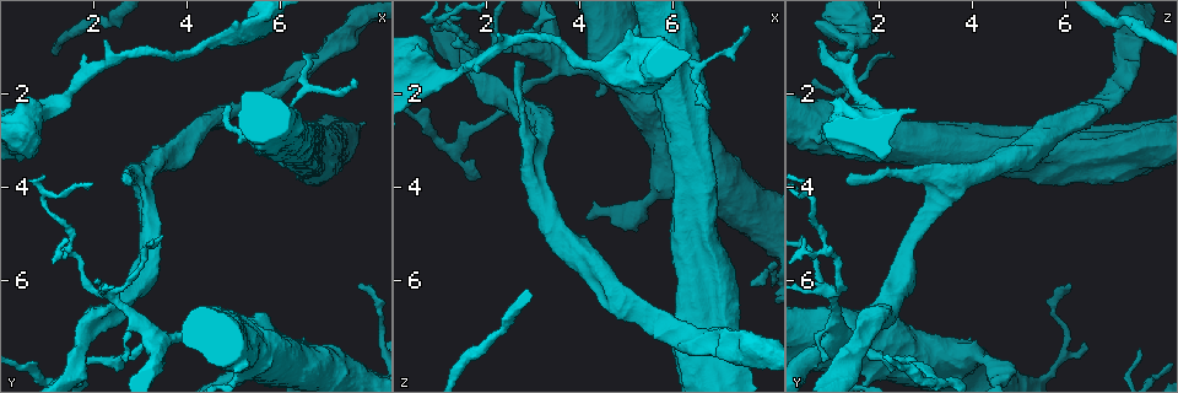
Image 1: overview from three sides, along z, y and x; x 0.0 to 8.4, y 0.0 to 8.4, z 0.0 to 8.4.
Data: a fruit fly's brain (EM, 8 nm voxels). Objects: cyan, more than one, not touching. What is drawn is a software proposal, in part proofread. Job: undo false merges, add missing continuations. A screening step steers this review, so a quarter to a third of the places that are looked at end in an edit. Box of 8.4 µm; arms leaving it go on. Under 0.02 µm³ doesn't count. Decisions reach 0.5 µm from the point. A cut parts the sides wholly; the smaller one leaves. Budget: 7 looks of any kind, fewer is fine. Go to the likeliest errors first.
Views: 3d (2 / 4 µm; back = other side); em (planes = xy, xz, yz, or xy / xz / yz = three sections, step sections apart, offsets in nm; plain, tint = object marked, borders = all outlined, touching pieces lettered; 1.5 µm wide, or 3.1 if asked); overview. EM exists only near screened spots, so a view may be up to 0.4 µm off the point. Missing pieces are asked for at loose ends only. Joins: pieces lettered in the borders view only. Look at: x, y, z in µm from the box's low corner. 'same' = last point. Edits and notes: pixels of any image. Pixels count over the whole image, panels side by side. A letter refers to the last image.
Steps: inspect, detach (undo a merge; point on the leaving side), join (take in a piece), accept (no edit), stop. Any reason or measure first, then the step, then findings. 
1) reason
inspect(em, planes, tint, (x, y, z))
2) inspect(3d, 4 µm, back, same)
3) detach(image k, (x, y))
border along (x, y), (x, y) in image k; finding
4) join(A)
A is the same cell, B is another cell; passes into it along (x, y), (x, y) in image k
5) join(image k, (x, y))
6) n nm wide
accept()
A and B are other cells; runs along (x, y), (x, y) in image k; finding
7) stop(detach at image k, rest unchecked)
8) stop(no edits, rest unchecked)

thin end
inspect(3d, 4 µm, (2.60, 3.85, 1.35))

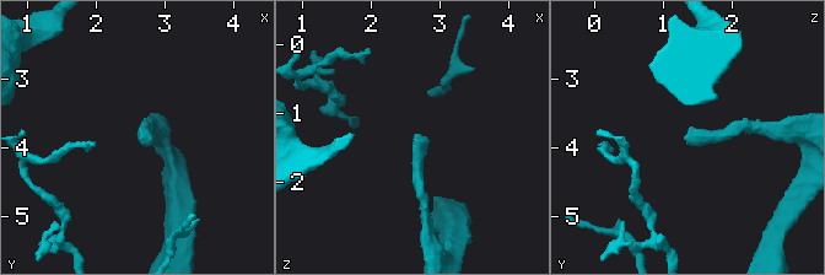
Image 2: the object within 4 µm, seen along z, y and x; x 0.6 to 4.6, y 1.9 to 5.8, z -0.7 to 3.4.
inspect(em, xz, step 4, borders, (2.65, 3.90, 1.35))

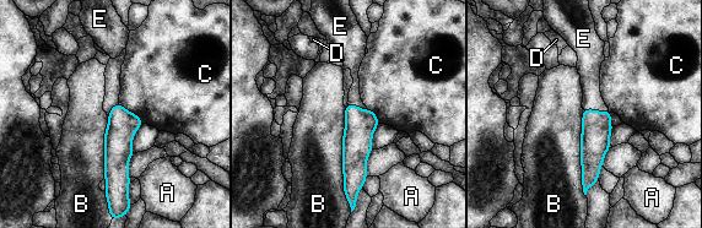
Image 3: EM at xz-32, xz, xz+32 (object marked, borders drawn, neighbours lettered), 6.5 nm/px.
cut it another way
inspect(em, planes, borders, same)

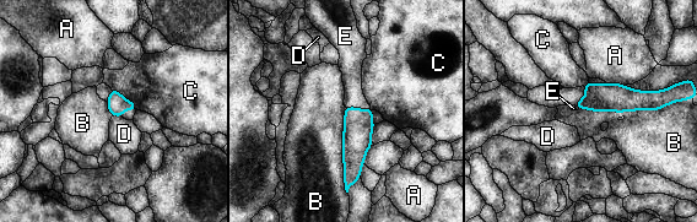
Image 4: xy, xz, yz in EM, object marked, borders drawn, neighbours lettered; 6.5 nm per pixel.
join(E)
E is the same cell, A, B, C and D are other cells; passes into it along (358, 125), (357, 108), (351, 71) in image 4; the cell continues

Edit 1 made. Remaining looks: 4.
inspect(overview)

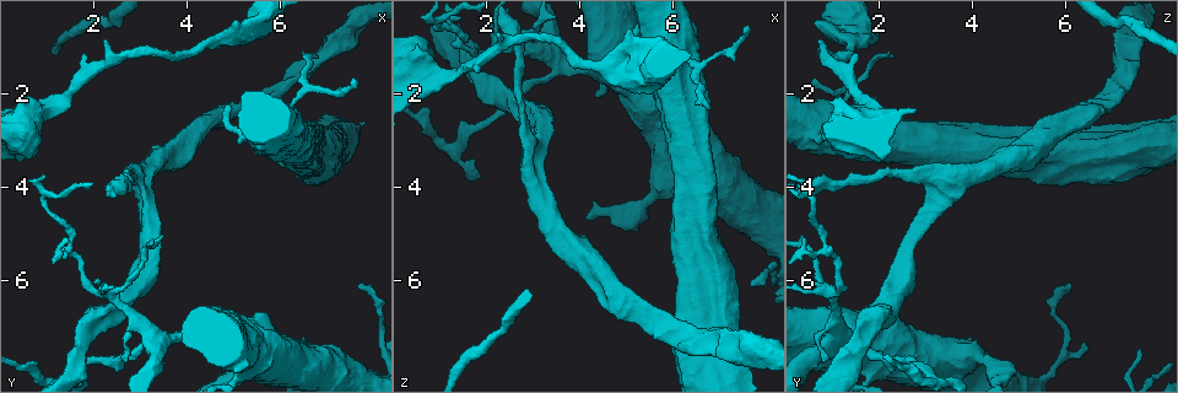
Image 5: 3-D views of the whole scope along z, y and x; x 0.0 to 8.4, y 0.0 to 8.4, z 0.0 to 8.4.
an open end
inspect(em, planes, plain, (2.25, 0.90, 0.75))

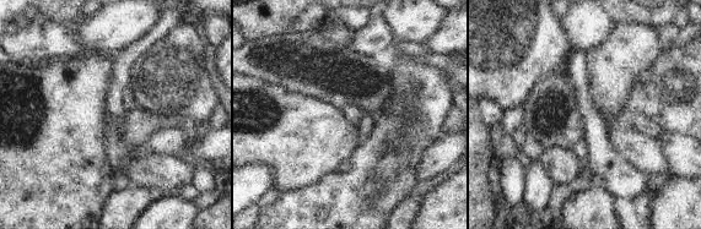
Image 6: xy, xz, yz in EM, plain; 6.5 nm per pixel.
inspect(em, planes, tint, same)

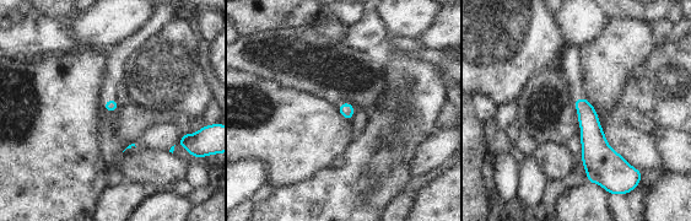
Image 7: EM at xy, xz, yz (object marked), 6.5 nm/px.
see the neighbours
inspect(em, planes, borders, same)

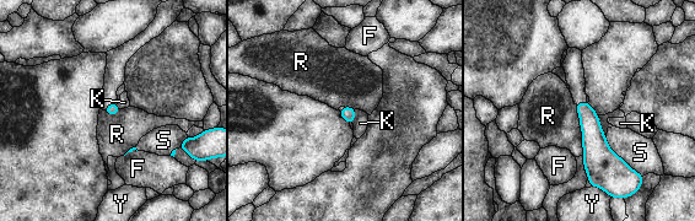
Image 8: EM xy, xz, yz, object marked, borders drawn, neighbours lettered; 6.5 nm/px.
accept()
F, K, R, S and Y are other cells; border along (575, 104), (581, 129), (582, 155) in image 8; none of them fits

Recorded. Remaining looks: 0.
stop(join at image 4, rest unchecked)

